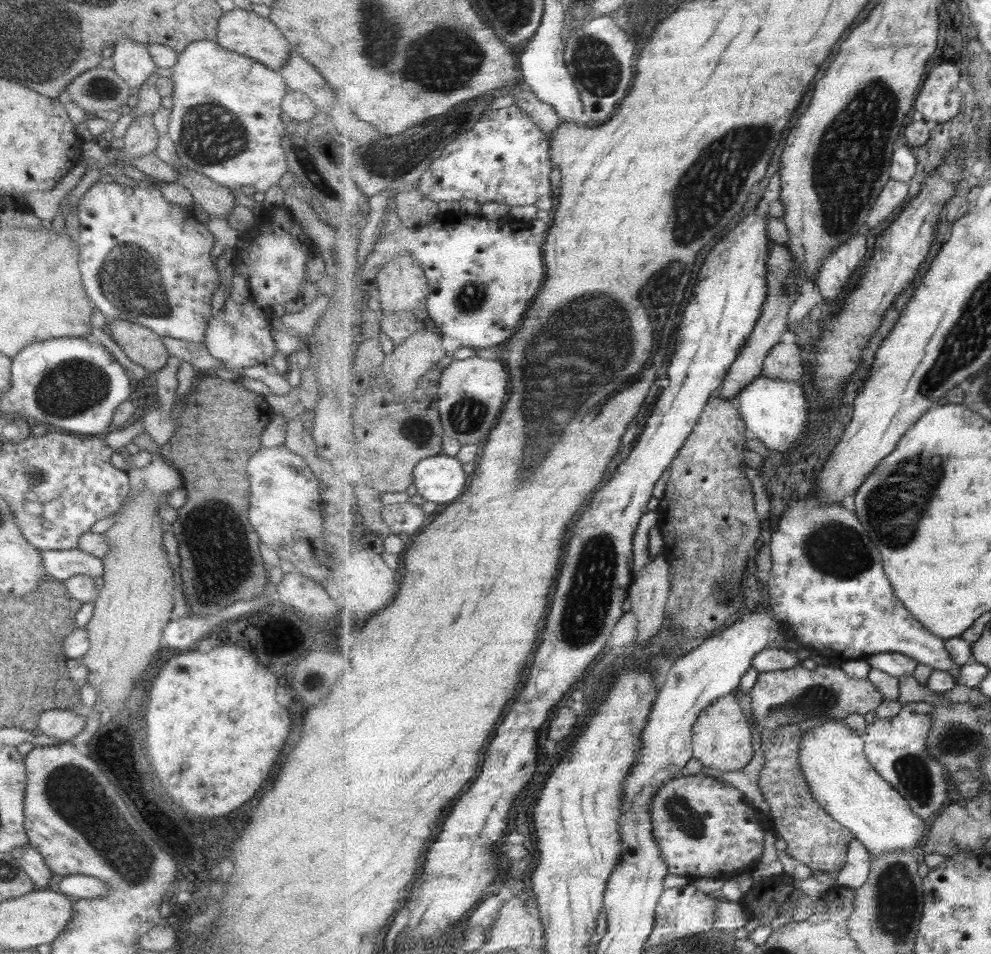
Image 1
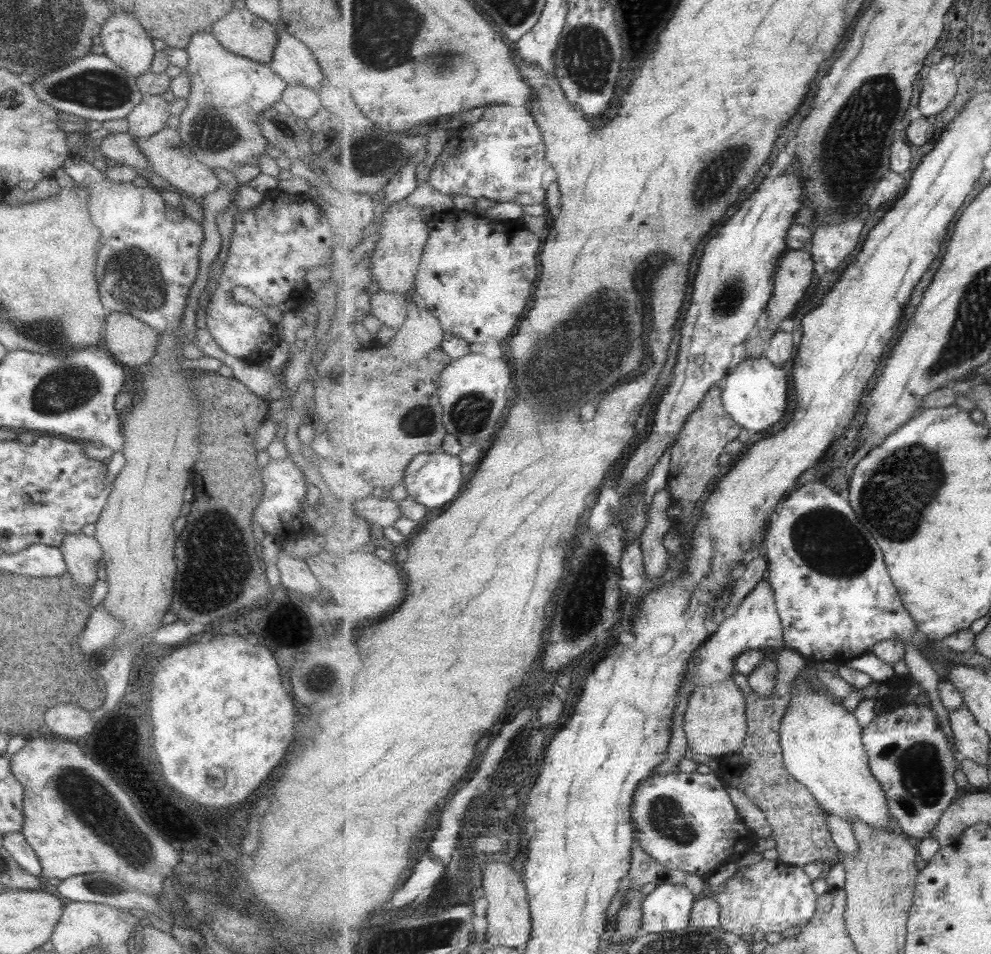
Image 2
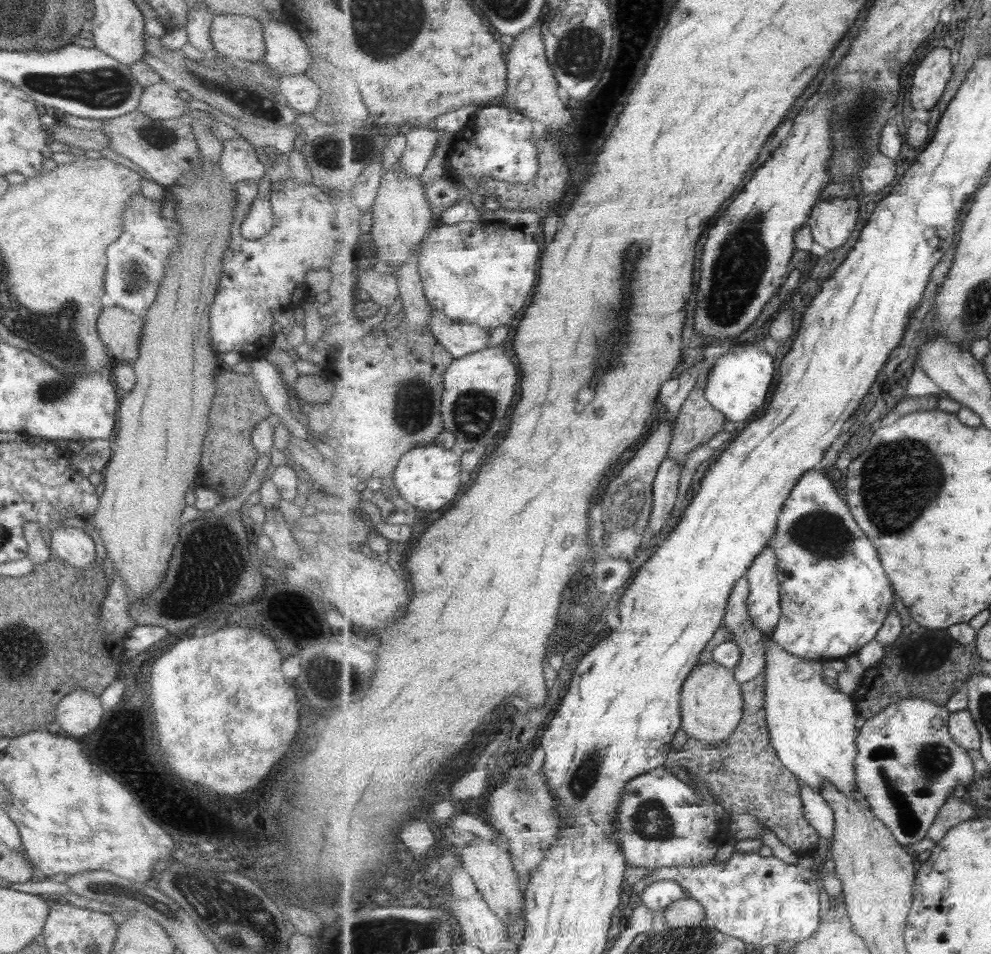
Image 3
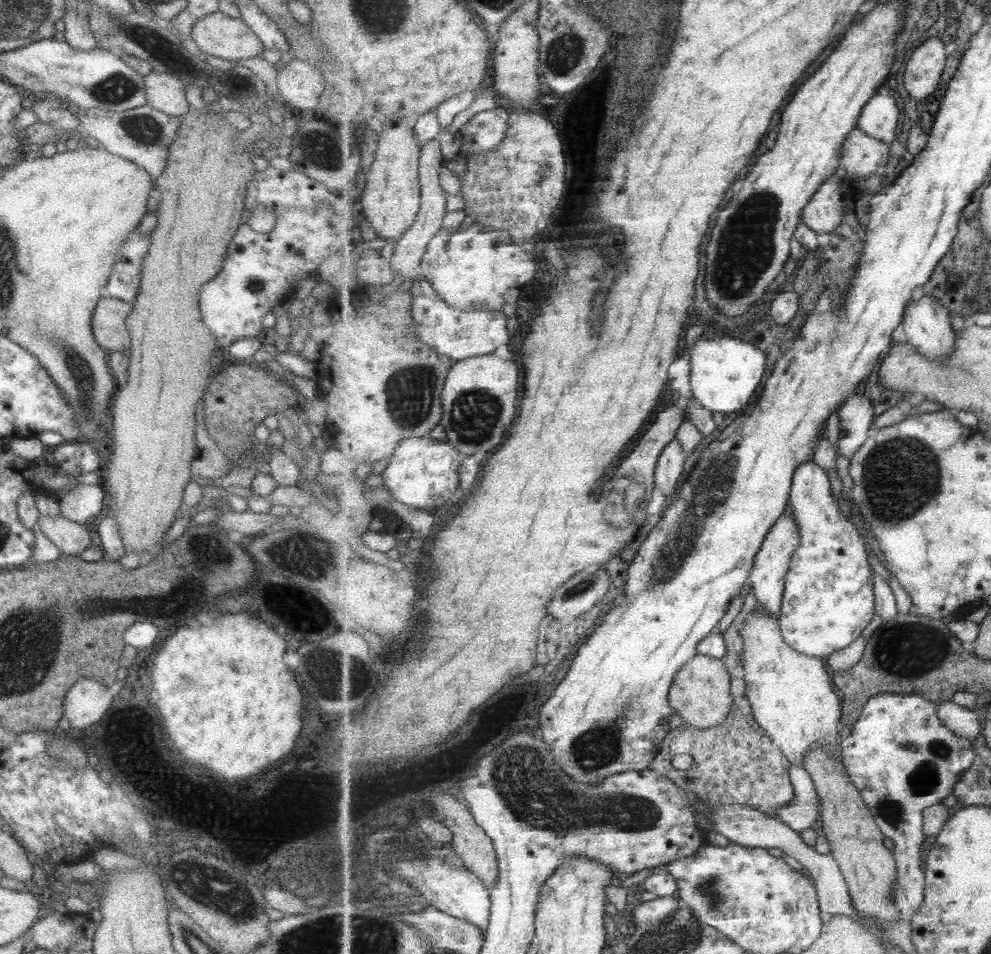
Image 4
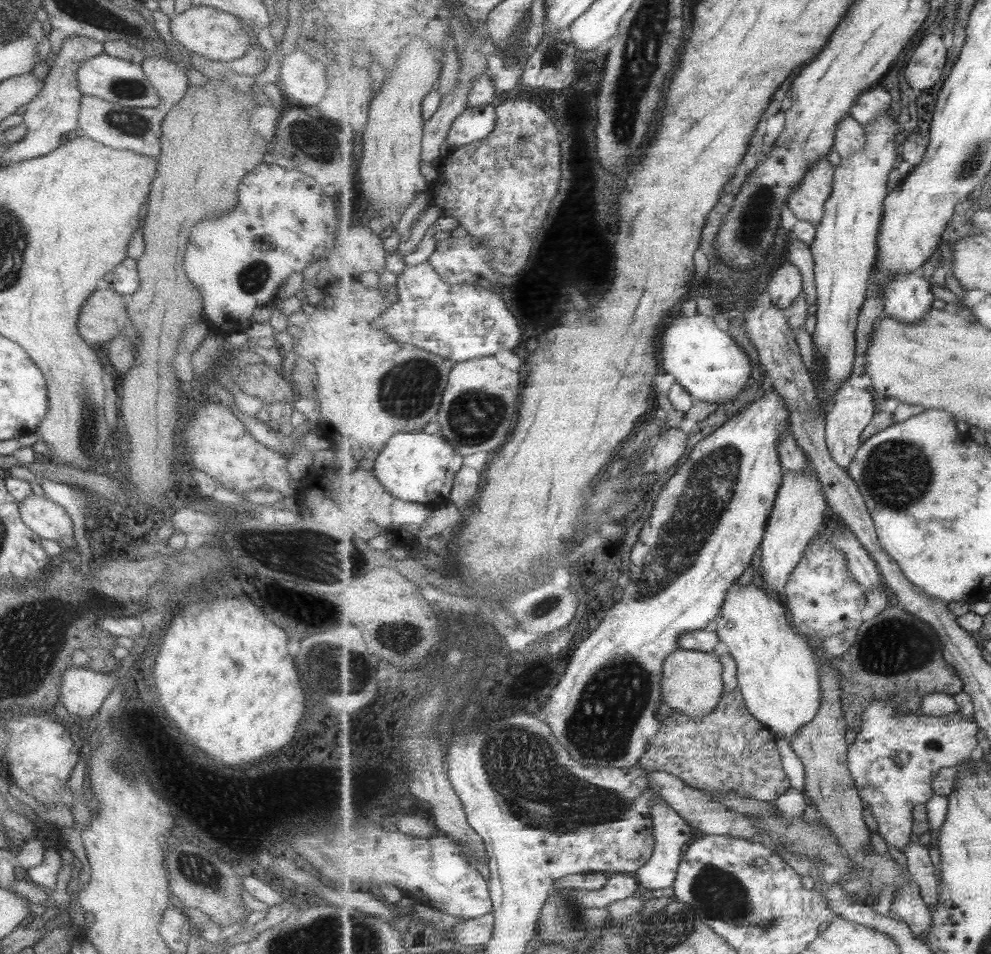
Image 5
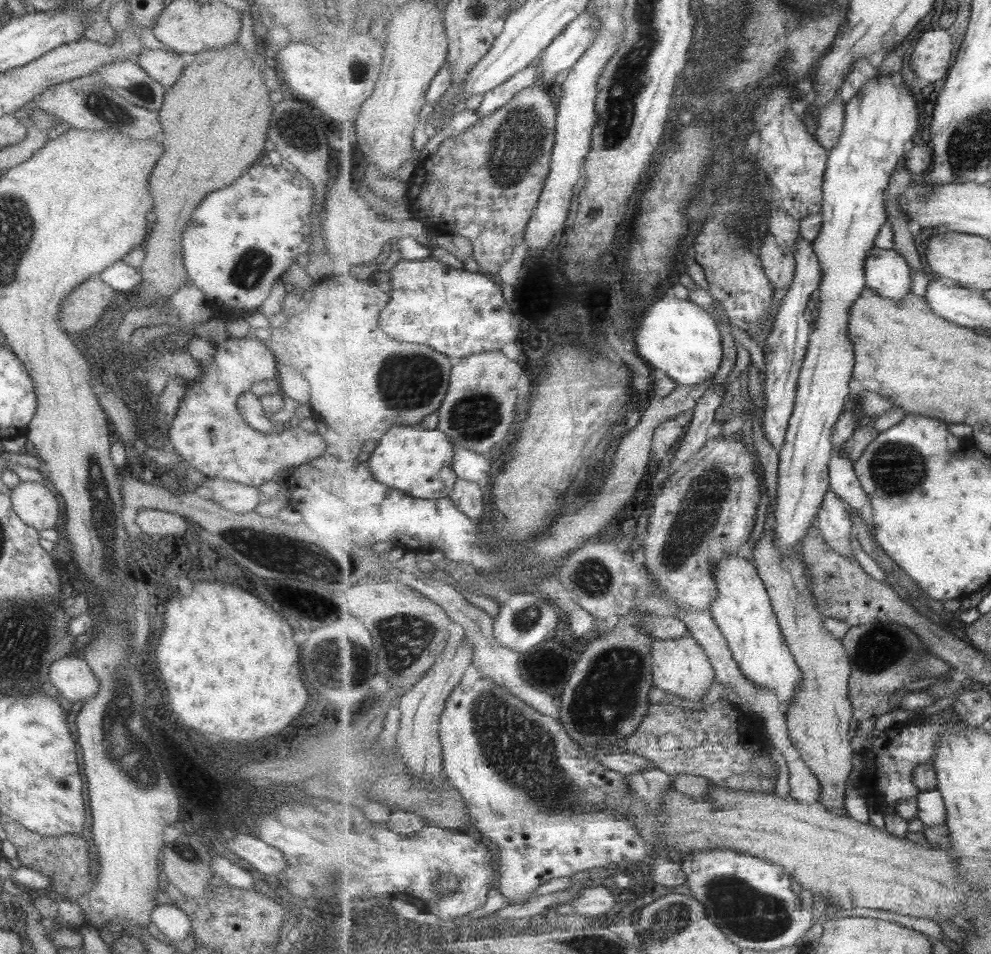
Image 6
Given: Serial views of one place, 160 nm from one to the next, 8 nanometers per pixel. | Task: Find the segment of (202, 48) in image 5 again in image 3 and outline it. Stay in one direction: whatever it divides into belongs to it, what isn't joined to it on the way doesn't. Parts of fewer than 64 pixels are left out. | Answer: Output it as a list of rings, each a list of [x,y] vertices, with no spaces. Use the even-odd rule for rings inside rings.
[[[215,15],[209,40],[218,56],[228,60],[263,62],[265,47],[260,20],[246,15]]]

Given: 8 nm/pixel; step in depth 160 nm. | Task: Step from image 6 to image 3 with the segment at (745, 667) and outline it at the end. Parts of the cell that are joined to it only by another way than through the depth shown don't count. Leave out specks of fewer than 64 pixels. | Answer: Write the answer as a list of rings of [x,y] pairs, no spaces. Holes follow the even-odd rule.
[[[771,636],[771,639],[767,639],[766,640],[766,645],[768,647],[768,652],[767,652],[767,657],[768,657],[768,661],[766,662],[766,669],[764,672],[764,677],[766,678],[765,681],[765,710],[768,711],[768,730],[769,733],[771,733],[771,739],[772,739],[772,745],[774,747],[776,747],[776,751],[778,754],[778,757],[781,759],[781,762],[784,763],[784,765],[786,767],[788,767],[789,770],[793,771],[793,774],[796,774],[798,776],[798,778],[801,780],[801,782],[806,783],[809,786],[812,786],[815,790],[818,790],[820,792],[820,788],[827,782],[832,782],[835,786],[837,786],[837,788],[841,791],[844,792],[845,794],[848,795],[853,795],[853,796],[858,796],[859,798],[862,798],[859,795],[859,790],[858,790],[858,786],[857,786],[857,781],[856,781],[856,754],[857,754],[857,745],[856,745],[856,740],[857,737],[859,736],[860,731],[857,731],[857,728],[855,728],[855,724],[857,724],[857,716],[859,716],[859,711],[857,710],[857,704],[855,703],[855,701],[853,701],[852,696],[847,696],[847,694],[841,693],[836,686],[829,680],[825,679],[825,677],[823,676],[823,663],[822,661],[814,661],[814,660],[809,660],[803,657],[798,657],[797,655],[791,654],[789,651],[786,651],[784,649],[784,647],[782,647],[778,642],[775,642],[773,639],[773,636]]]

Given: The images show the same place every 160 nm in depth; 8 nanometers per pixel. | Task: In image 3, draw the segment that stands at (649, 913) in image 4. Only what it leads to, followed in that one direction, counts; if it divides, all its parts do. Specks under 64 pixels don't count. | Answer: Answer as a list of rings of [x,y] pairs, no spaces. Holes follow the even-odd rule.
[[[686,896],[679,902],[673,902],[664,915],[657,915],[657,927],[677,929],[684,926],[705,924],[705,910],[693,898]]]

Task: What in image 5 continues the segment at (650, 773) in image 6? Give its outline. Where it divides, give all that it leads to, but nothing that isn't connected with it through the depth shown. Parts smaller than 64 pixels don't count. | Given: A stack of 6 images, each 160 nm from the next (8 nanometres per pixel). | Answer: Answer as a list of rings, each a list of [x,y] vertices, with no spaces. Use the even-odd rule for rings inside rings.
[[[659,793],[656,794],[654,803],[652,804],[652,821],[655,822],[656,848],[649,862],[636,872],[642,886],[651,891],[674,886],[678,877],[678,869],[684,857],[683,846],[687,844],[689,838],[699,835],[693,826],[691,826],[687,820],[663,798],[663,795]]]

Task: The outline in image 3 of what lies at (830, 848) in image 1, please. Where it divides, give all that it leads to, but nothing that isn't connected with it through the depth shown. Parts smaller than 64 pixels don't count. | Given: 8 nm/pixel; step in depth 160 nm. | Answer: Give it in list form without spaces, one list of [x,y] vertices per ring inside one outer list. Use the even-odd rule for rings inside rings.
[[[764,675],[742,684],[744,691],[744,717],[735,733],[720,743],[706,743],[696,738],[687,738],[681,751],[668,754],[664,767],[673,774],[680,768],[692,780],[700,780],[716,795],[716,801],[732,815],[755,815],[797,856],[809,856],[815,851],[819,830],[811,826],[803,814],[803,802],[799,794],[800,779],[781,762],[776,747],[772,745],[768,730],[768,711],[765,710]]]

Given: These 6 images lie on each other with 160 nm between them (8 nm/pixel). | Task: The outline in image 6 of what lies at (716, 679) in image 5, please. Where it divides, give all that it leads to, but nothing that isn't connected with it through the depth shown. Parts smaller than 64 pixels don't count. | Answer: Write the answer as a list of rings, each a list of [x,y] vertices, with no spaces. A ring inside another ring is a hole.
[[[691,635],[652,642],[654,685],[685,700],[697,701],[707,694],[716,679],[716,670],[705,649]]]

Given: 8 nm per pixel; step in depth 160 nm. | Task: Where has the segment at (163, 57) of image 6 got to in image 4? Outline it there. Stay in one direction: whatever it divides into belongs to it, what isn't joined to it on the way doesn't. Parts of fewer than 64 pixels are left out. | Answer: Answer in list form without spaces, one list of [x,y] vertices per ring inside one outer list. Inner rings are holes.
[[[152,70],[144,77],[144,86],[144,98],[153,108],[176,117],[190,109],[185,101],[186,86],[177,76]]]

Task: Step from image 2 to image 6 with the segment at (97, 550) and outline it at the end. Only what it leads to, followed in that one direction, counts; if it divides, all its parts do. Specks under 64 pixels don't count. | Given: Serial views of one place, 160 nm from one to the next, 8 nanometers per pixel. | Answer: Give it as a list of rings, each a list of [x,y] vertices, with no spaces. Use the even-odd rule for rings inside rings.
[[[19,481],[10,492],[12,509],[27,526],[39,531],[59,522],[62,511],[48,484]]]

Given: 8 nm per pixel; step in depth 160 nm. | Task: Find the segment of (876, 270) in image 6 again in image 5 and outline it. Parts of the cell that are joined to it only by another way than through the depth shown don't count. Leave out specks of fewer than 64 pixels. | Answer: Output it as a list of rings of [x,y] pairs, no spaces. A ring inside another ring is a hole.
[[[919,272],[897,273],[885,286],[883,314],[906,323],[920,321],[933,304],[931,282]]]

